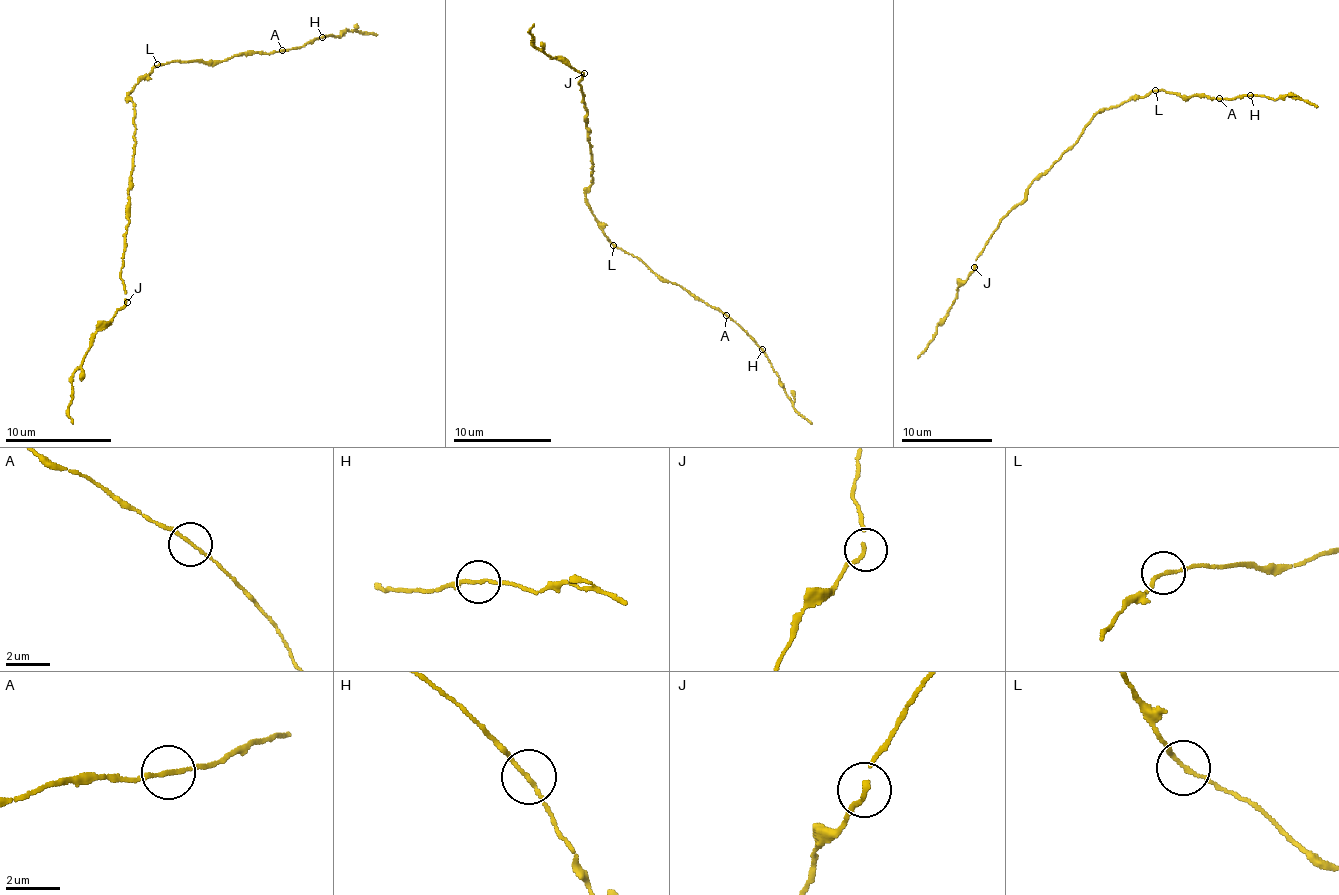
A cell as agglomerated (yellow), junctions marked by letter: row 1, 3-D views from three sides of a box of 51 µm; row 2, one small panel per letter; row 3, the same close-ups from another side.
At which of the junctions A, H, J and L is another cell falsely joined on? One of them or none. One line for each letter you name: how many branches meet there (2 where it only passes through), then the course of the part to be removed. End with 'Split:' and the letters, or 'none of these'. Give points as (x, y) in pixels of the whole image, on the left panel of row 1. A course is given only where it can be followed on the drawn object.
H: 2 | (323, 38), (339, 37), (353, 28), (378, 34)
Split: H

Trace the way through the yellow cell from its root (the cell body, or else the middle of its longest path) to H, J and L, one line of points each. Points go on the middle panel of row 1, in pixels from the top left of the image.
H: (590, 187), (585, 204), (603, 234), (618, 247), (640, 257), (664, 279), (726, 313), (763, 349)
J: (590, 187), (591, 145), (580, 85), (584, 73)
L: (590, 187), (585, 194), (585, 204), (613, 245)

